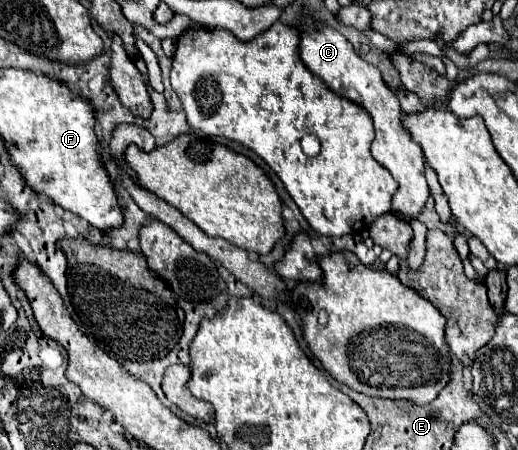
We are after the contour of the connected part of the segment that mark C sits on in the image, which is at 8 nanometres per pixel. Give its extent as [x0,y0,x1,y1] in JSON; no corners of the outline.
[300,16,430,218]

